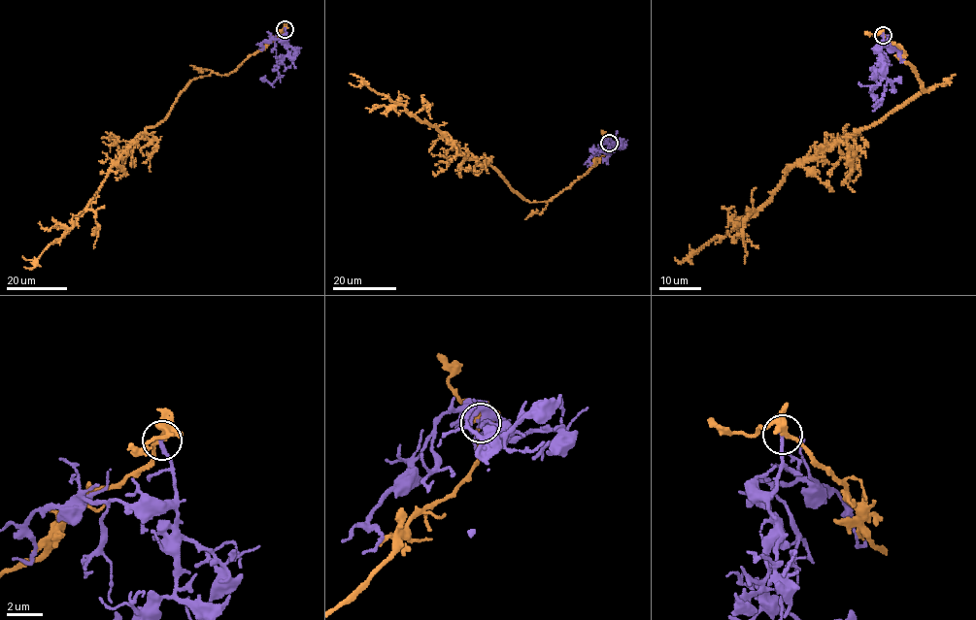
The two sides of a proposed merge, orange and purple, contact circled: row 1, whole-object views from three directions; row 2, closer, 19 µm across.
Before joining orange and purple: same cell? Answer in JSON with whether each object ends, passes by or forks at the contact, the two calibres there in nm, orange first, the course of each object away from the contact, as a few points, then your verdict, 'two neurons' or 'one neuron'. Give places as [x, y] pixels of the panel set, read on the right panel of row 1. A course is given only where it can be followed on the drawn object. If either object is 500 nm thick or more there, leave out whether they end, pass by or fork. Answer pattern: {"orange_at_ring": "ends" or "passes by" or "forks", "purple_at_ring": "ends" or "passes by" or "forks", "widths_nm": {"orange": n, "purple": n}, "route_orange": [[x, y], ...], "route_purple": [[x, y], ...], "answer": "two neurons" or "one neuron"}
{"orange_at_ring": "forks", "purple_at_ring": "ends", "widths_nm": {"orange": 280, "purple": 240}, "route_orange": [[883, 35], [914, 69], [922, 87], [933, 87], [803, 159], [737, 227], [681, 262], [674, 257]], "route_purple": [[883, 35], [878, 73], [887, 81], [879, 106], [869, 91]], "answer": "two neurons"}

